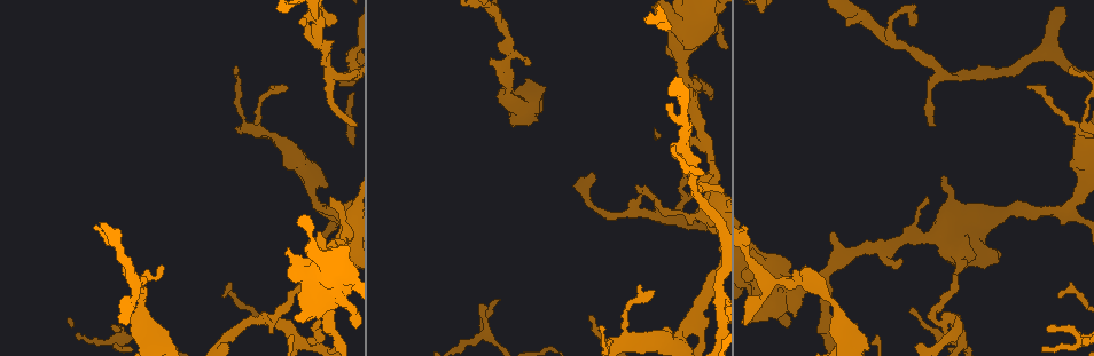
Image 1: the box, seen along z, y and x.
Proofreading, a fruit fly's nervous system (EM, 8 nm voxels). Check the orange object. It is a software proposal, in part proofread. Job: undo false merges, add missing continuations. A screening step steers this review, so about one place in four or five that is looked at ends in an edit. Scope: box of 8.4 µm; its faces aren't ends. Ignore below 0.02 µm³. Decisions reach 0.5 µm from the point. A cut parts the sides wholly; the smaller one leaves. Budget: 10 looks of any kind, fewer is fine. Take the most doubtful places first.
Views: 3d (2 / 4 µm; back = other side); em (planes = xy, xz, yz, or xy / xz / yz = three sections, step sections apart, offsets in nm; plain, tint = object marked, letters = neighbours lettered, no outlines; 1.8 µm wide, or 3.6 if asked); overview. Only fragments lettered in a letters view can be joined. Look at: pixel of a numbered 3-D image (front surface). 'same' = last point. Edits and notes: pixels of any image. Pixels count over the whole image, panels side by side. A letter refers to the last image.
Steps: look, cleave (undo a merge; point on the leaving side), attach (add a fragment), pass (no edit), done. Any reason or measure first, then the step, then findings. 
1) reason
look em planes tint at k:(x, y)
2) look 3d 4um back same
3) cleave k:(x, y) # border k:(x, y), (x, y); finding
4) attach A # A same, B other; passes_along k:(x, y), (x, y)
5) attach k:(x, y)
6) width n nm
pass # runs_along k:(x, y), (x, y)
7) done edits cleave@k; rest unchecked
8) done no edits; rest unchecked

sharp bend
look em planes tint at 1:(268, 322)

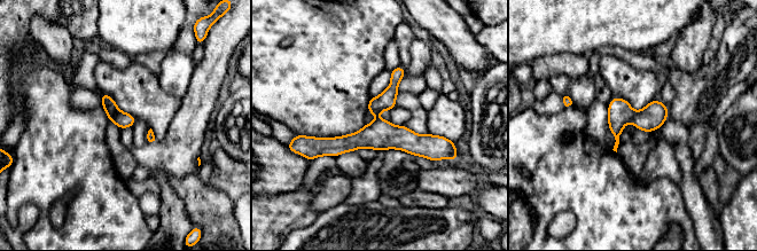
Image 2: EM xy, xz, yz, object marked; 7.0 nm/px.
what lies round it
look em planes letters same

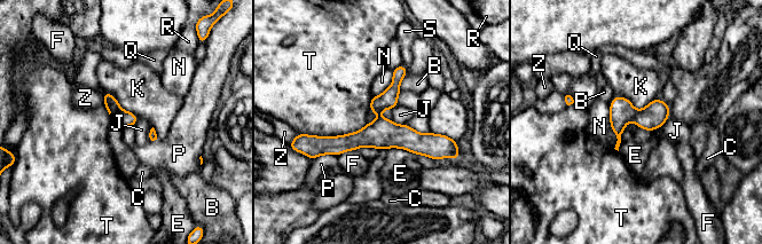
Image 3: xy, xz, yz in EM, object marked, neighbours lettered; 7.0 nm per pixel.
cleave 3:(124, 118) # B other, C other, E other, F other, J other, K other, N other, P other, Q other, R other, S other, T other, Z other; two neurons meet here

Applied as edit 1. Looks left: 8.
calibre changes
look 3d 4um at 1:(319, 277)

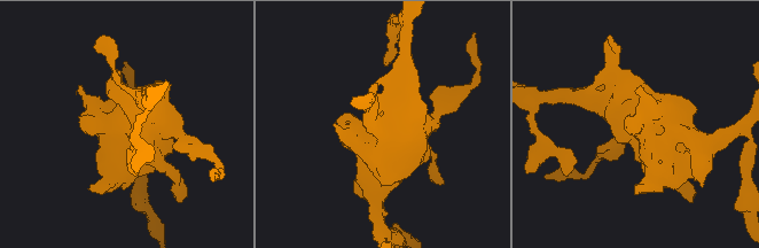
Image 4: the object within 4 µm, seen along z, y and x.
shape alone is not enough
look em 3.6um planes letters at 4:(648, 129)

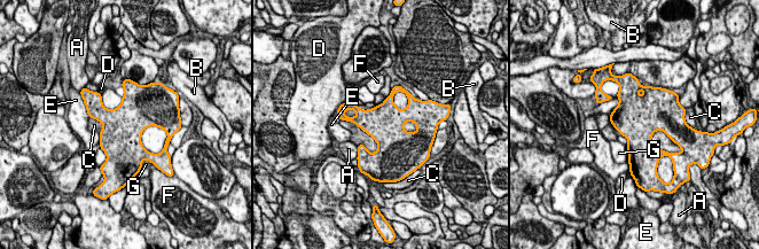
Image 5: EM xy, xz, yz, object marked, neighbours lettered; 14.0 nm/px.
width 550 nm; longest_contact C 500 nm
pass # A other, B other, C other, D other, E other, F other, G other; continuous, no second neuron

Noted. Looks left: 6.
three arms meet
look 3d 4um at 1:(700, 216)

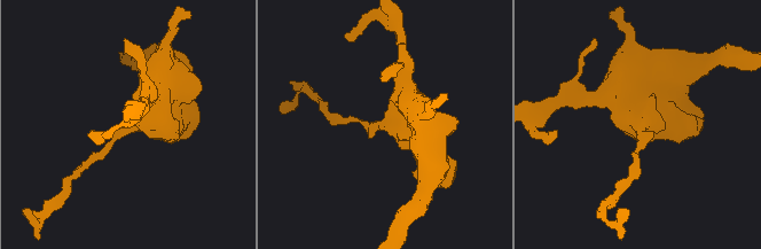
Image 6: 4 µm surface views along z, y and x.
look em planes letters at 6:(385, 126)

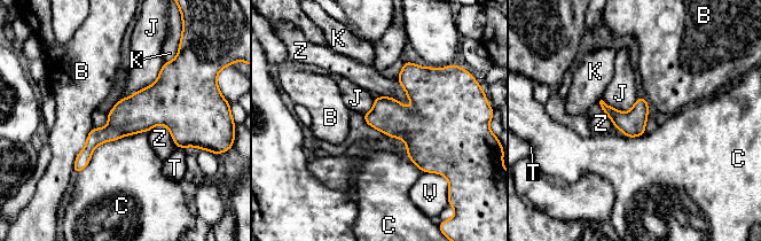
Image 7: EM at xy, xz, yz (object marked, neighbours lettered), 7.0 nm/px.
pass # B other, C other, J other, K other, T other, V other, Z other; border 7:(164, 62), (150, 85), (120, 99); one neuron here

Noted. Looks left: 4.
free end
look em xz step 16 letters at 1:(1071, 69)

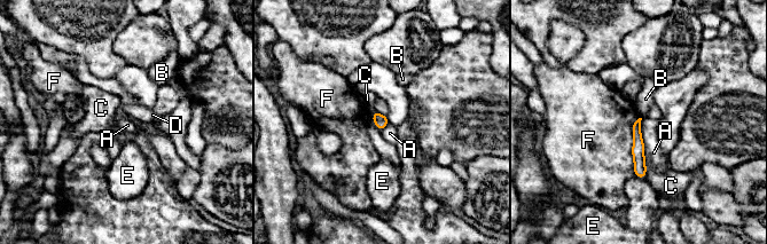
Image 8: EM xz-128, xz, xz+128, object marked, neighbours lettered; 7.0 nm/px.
pass # A other, B other, C other, D other, E other, F other; border 8:(375, 110), (385, 116); none of them fits

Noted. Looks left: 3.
done edits cleave@3; rest unchecked

